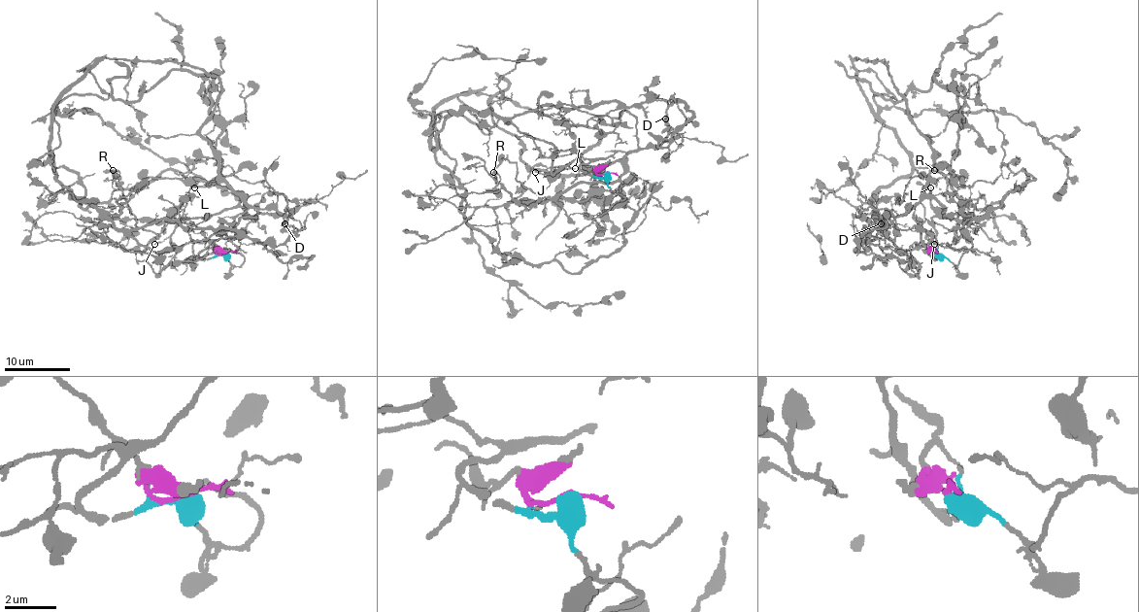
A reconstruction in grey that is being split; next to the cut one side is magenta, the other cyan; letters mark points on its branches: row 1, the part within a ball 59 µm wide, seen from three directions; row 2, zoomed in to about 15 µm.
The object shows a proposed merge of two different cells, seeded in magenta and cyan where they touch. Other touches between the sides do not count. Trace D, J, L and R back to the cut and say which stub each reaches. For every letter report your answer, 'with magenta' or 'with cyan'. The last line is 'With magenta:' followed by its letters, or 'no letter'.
D: with cyan
J: with magenta
L: with magenta
R: with cyan
With magenta: J, L

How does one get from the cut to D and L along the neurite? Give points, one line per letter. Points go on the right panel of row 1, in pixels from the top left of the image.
D: (935, 254), (938, 255), (935, 258), (928, 254), (912, 207), (900, 216), (887, 211), (881, 223)
L: (935, 254), (928, 244), (932, 237), (921, 225), (932, 220), (935, 211), (930, 187)

